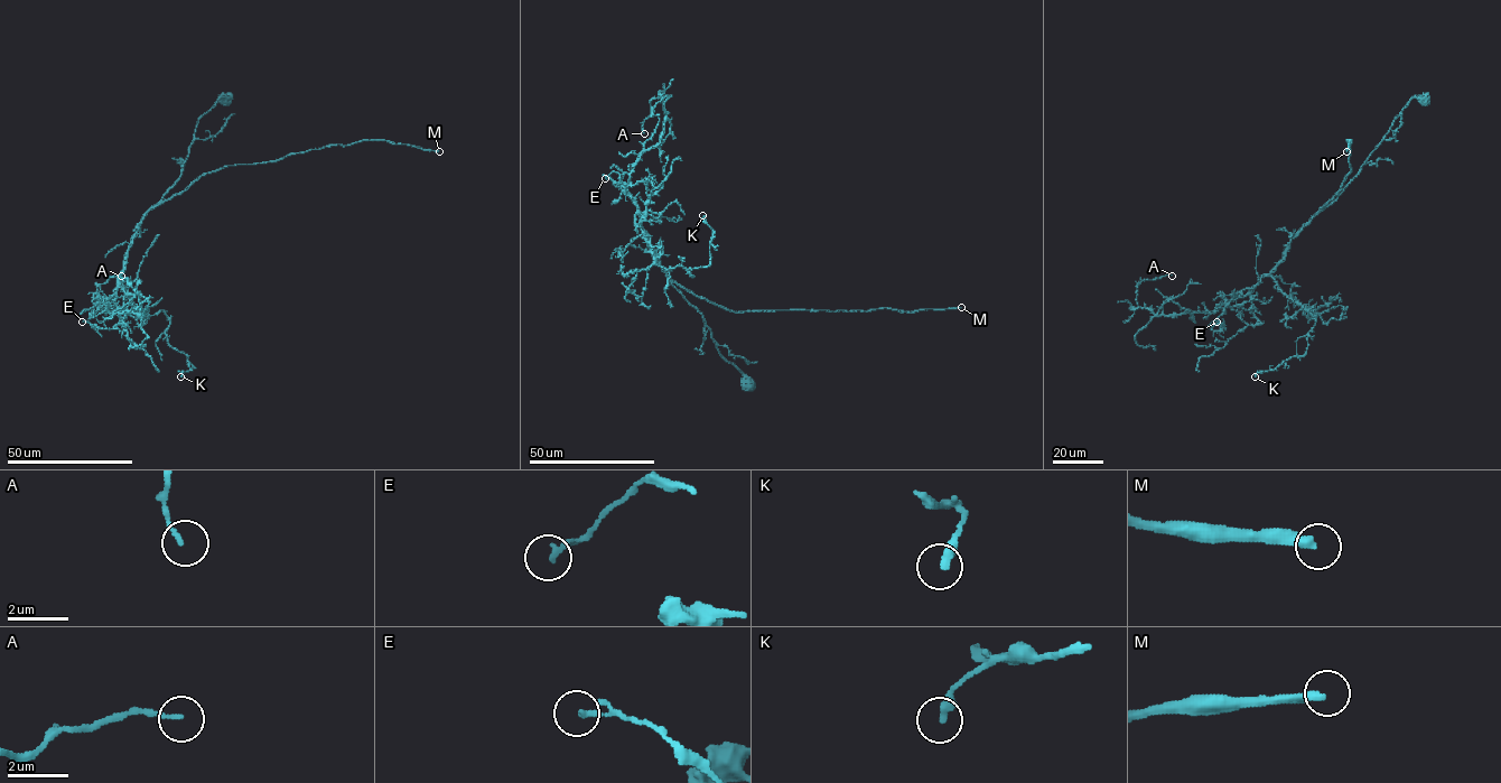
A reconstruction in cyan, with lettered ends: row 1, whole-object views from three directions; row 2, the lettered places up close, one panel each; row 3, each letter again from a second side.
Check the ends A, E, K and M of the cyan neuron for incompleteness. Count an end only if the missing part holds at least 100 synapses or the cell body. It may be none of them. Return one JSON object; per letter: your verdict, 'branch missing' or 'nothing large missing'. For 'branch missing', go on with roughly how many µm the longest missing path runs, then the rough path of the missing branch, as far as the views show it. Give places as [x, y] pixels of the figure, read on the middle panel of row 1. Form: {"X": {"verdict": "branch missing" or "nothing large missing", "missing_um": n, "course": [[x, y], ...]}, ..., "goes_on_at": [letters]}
{"A": {"verdict": "nothing large missing"}, "E": {"verdict": "nothing large missing"}, "K": {"verdict": "nothing large missing"}, "M": {"verdict": "branch missing", "missing_um": 120}, "goes_on_at": ["M"]}

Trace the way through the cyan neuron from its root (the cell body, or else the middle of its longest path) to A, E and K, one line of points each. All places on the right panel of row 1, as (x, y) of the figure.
A: (1424, 100), (1410, 100), (1361, 170), (1246, 294), (1209, 311), (1155, 315), (1138, 306), (1141, 280), (1172, 276)
E: (1424, 100), (1410, 100), (1286, 257), (1236, 294), (1218, 318), (1224, 328), (1213, 331), (1217, 322)
K: (1424, 100), (1410, 100), (1343, 192), (1290, 241), (1271, 277), (1315, 325), (1303, 355), (1255, 376)

